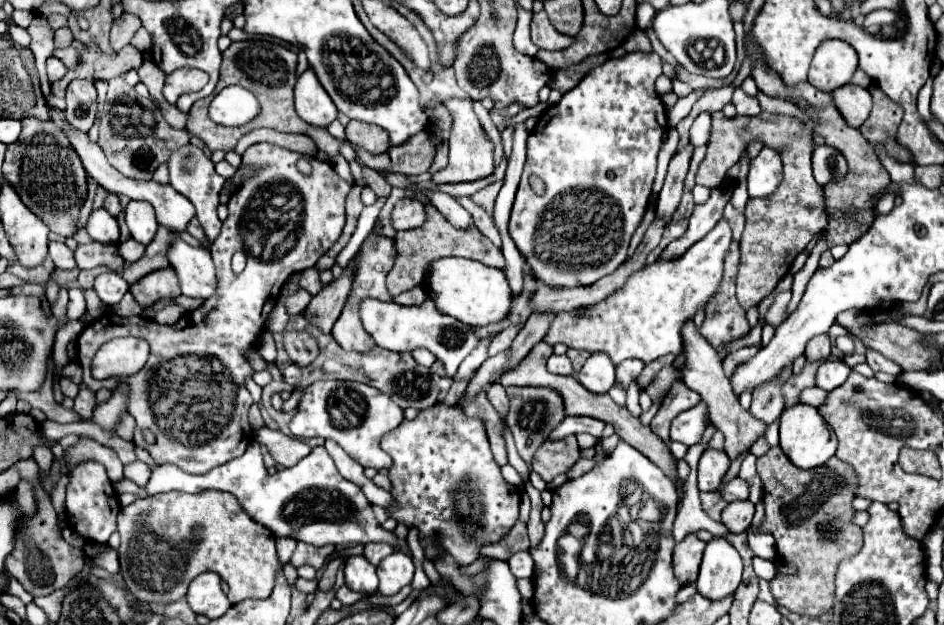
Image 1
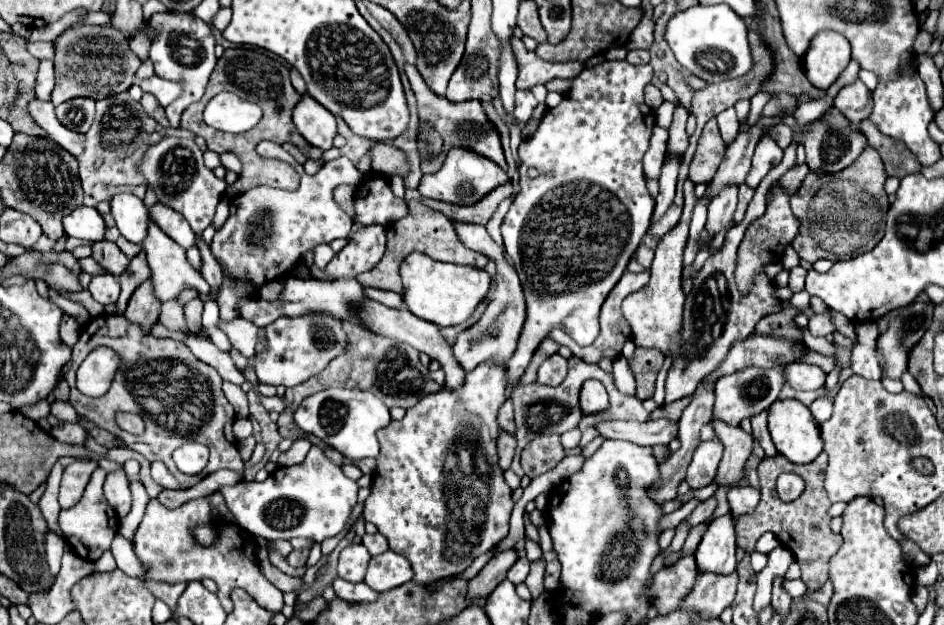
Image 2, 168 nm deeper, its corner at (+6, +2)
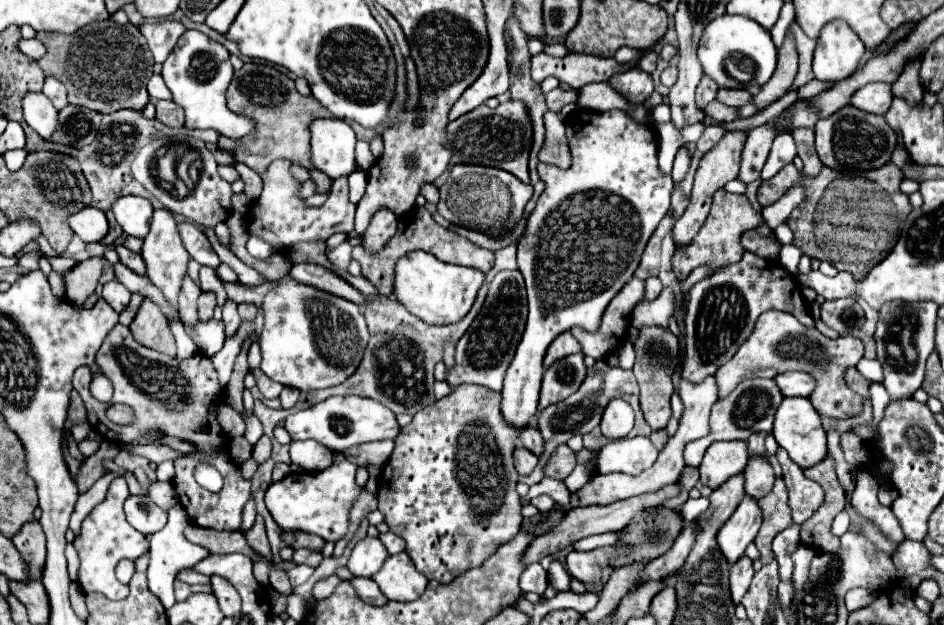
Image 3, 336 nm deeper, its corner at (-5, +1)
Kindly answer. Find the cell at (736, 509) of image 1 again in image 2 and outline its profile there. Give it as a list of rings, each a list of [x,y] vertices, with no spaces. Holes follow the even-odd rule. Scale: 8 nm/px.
[[[750,485],[748,487],[734,487],[728,491],[728,503],[730,503],[730,513],[734,519],[740,515],[748,515],[756,509],[760,501],[760,493],[754,491]]]

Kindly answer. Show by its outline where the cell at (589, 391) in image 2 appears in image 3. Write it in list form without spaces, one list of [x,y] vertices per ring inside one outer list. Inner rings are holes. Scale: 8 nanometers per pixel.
[[[615,398],[605,408],[603,420],[601,420],[601,432],[609,440],[625,438],[633,428],[633,410],[627,402]]]

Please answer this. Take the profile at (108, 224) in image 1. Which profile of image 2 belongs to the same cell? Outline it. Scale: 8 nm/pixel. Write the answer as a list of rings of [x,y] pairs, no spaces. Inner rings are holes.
[[[78,207],[68,217],[64,217],[64,231],[68,237],[78,237],[84,241],[102,241],[106,225],[102,215],[94,207]]]

